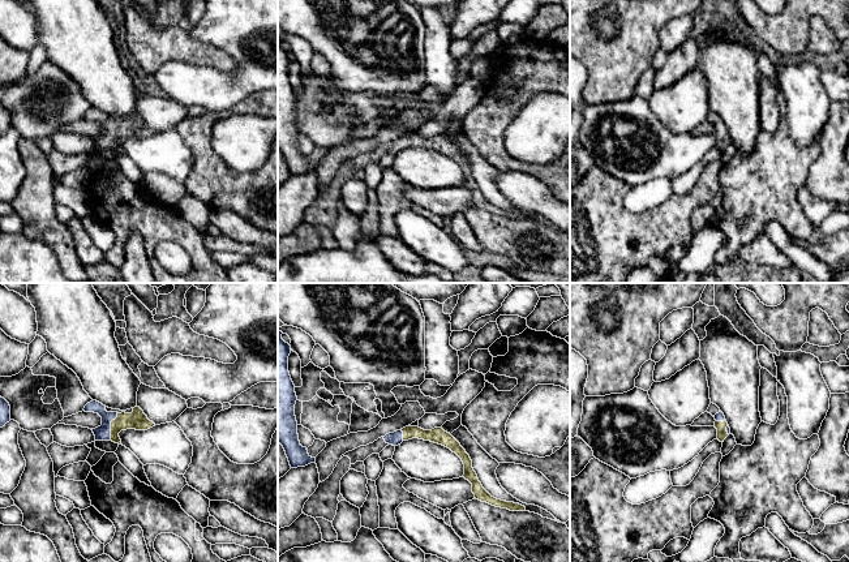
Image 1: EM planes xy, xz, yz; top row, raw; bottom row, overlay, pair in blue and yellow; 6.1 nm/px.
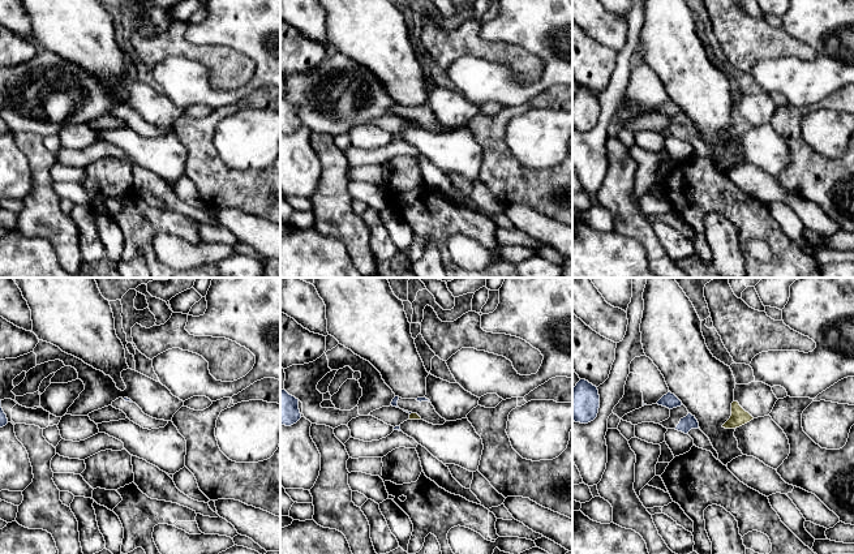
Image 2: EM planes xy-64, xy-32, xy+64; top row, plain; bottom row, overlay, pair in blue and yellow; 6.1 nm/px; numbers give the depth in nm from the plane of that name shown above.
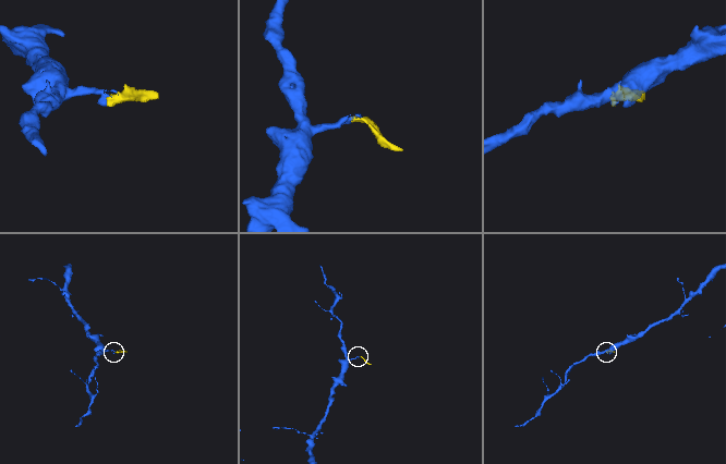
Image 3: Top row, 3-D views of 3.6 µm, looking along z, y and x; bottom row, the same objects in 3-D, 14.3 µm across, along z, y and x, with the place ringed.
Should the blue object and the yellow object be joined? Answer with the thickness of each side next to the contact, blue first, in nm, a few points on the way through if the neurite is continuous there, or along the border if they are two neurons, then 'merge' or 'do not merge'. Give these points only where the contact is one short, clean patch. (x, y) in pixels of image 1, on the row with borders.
calibres 100 and 120 nm; way xy (102, 433), (110, 427), (118, 421), (137, 420); merge

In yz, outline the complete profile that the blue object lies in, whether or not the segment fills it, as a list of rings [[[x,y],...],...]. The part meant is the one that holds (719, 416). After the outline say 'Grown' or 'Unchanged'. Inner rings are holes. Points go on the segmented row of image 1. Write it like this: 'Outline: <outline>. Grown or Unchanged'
Outline: [[[720,411],[715,416],[715,428],[717,429],[717,439],[724,442],[724,439],[730,434],[730,428],[725,420],[724,413]]]. Grown

